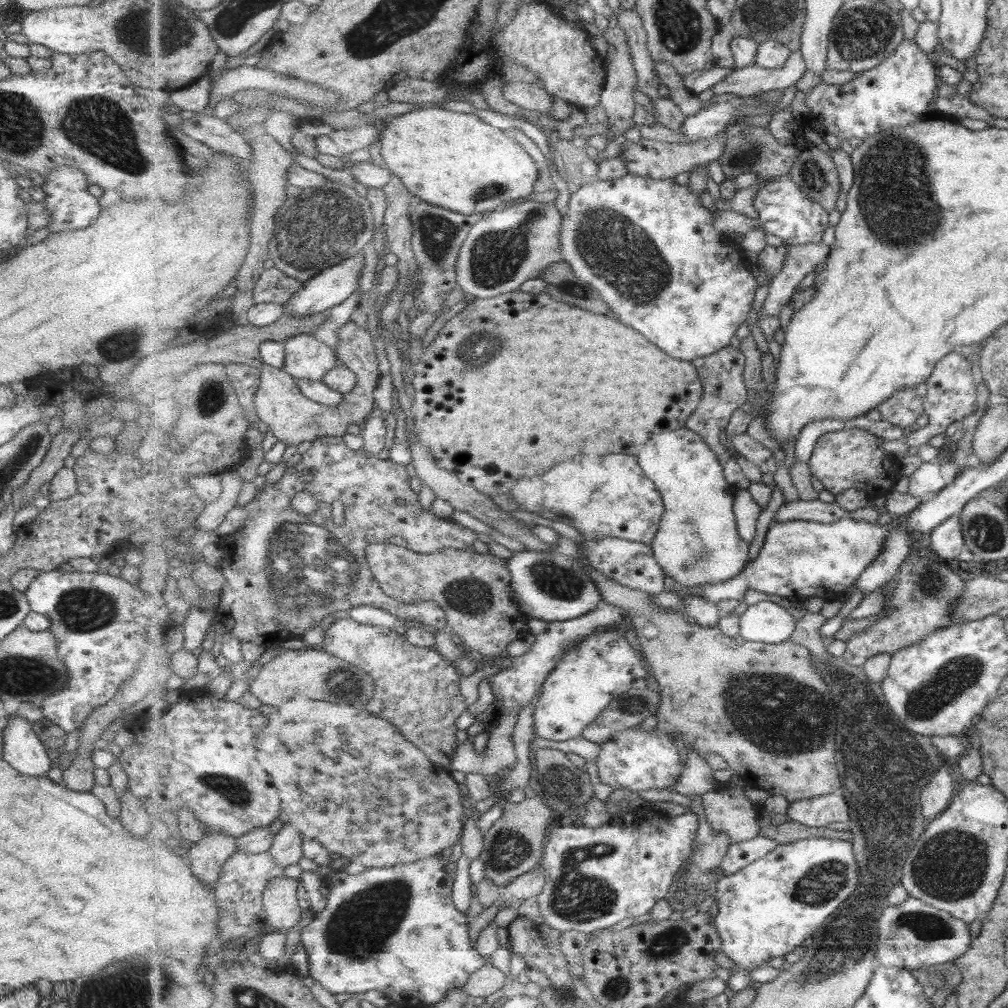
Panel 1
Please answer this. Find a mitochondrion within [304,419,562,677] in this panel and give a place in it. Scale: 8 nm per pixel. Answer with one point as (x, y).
(466, 596)

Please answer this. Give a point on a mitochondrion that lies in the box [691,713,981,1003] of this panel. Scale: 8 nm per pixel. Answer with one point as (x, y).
(837, 948)

